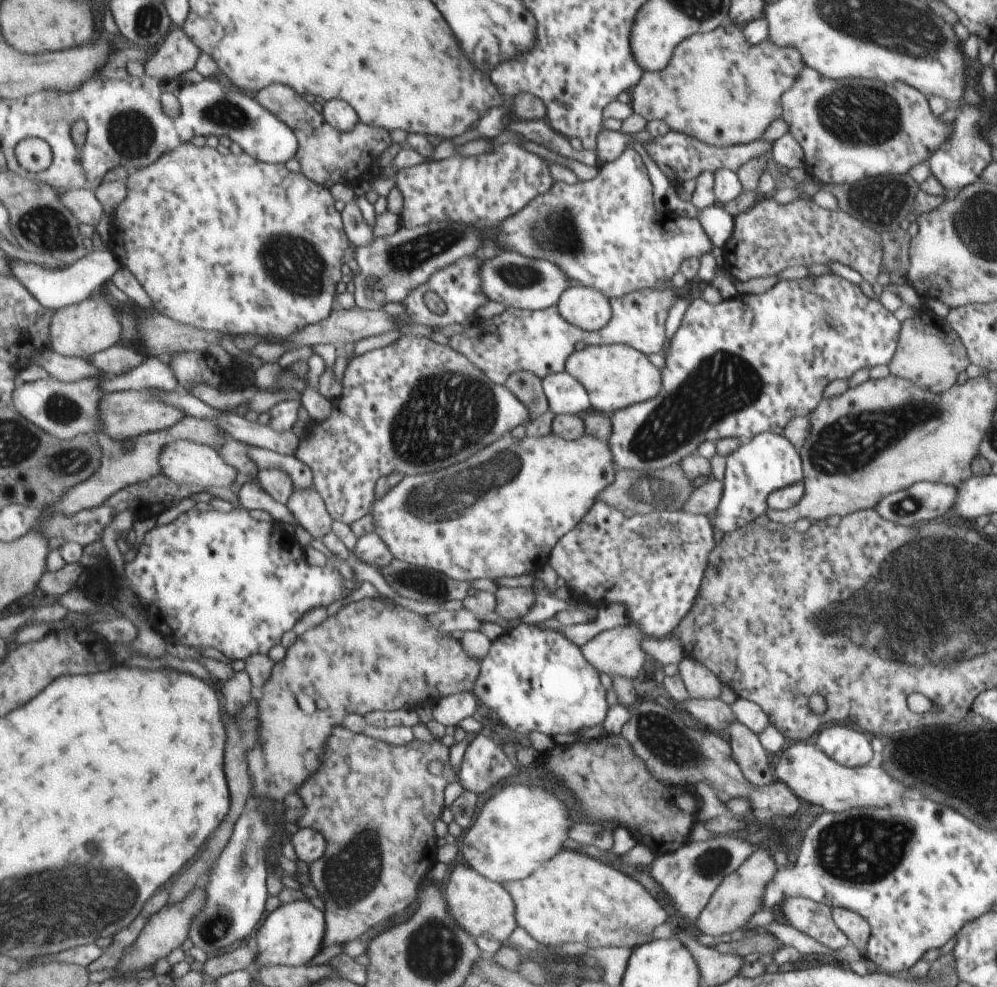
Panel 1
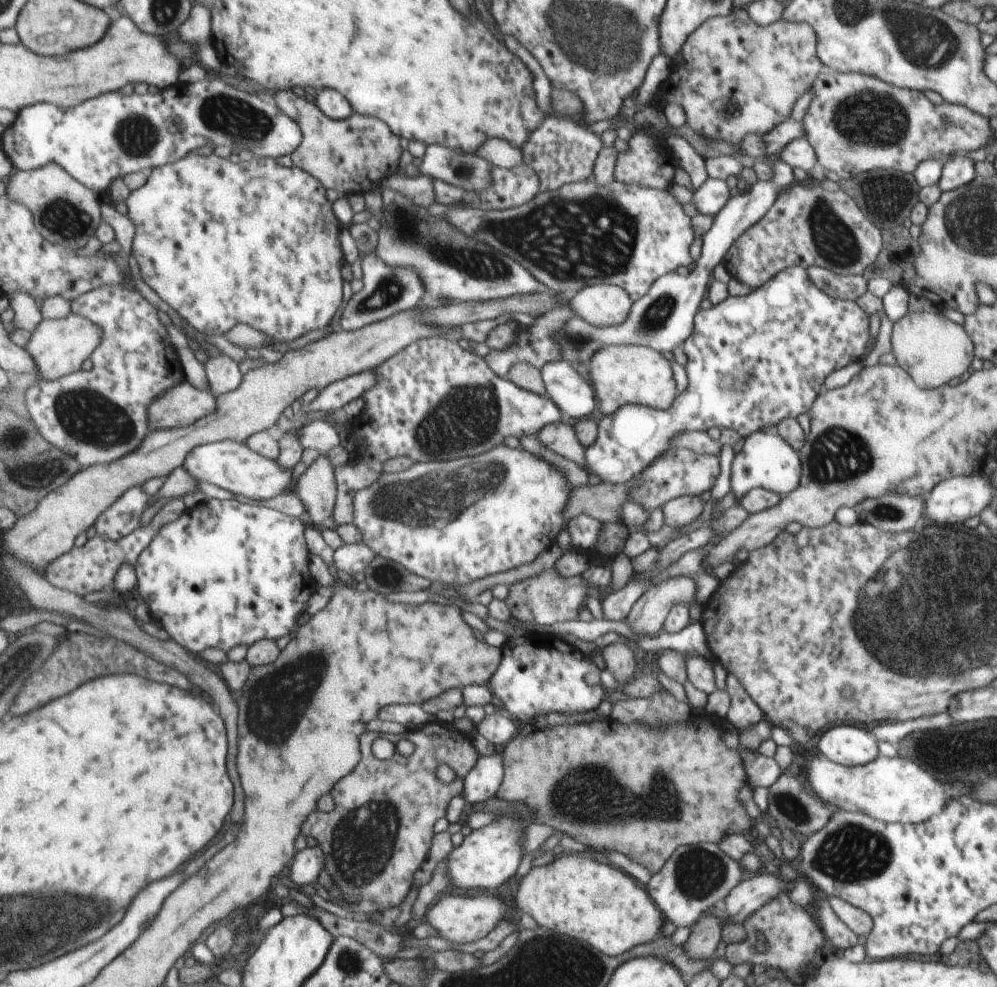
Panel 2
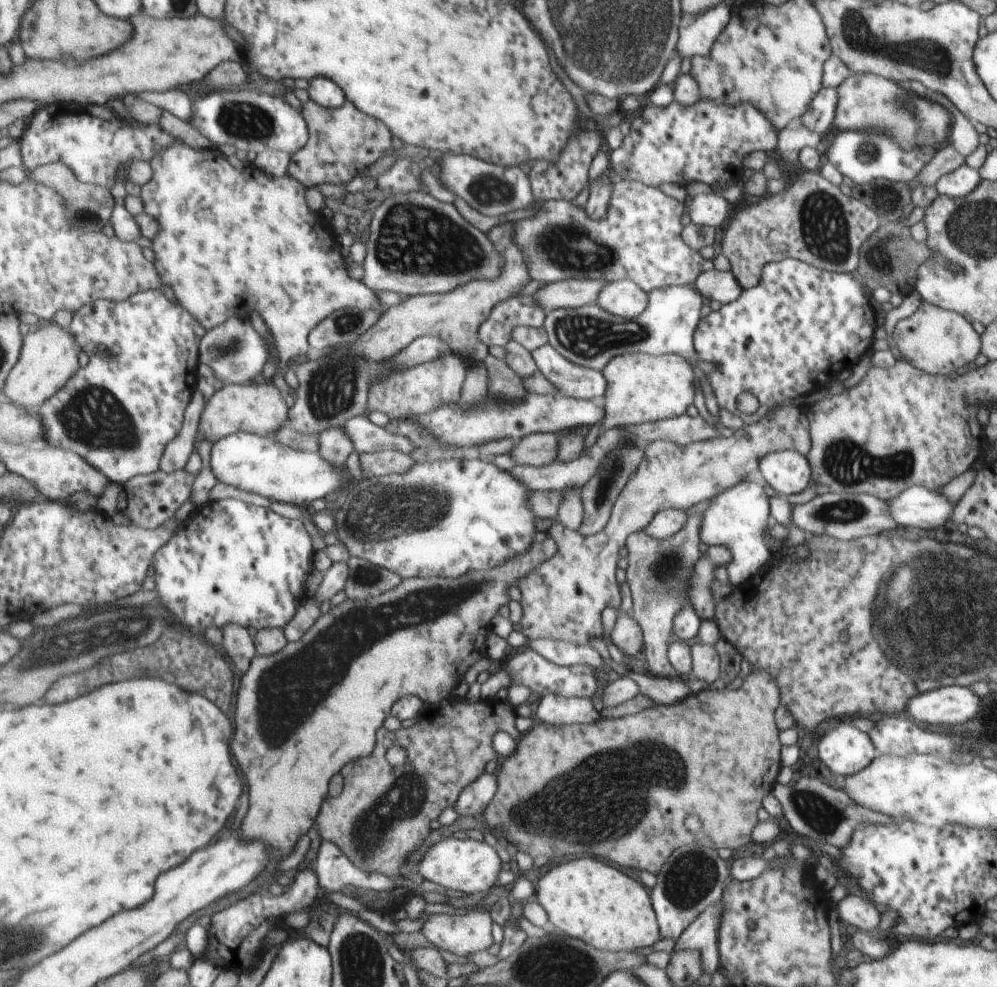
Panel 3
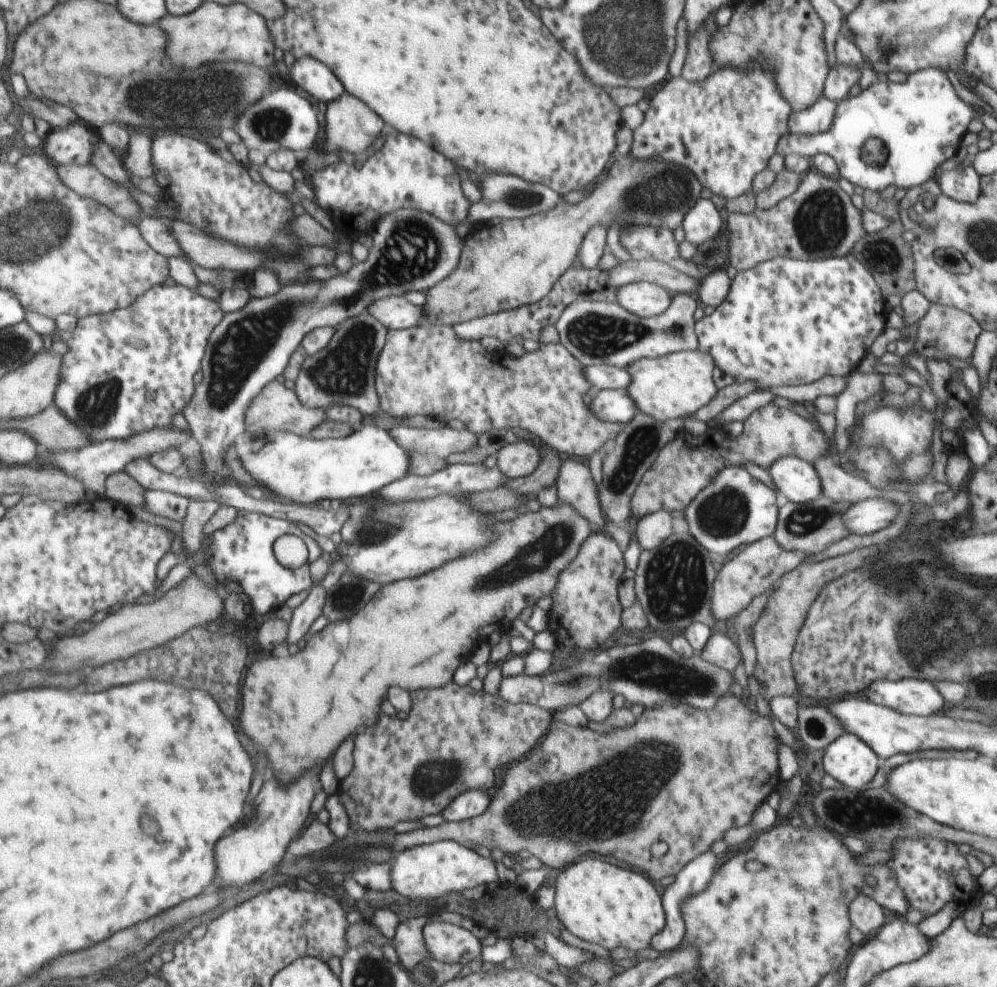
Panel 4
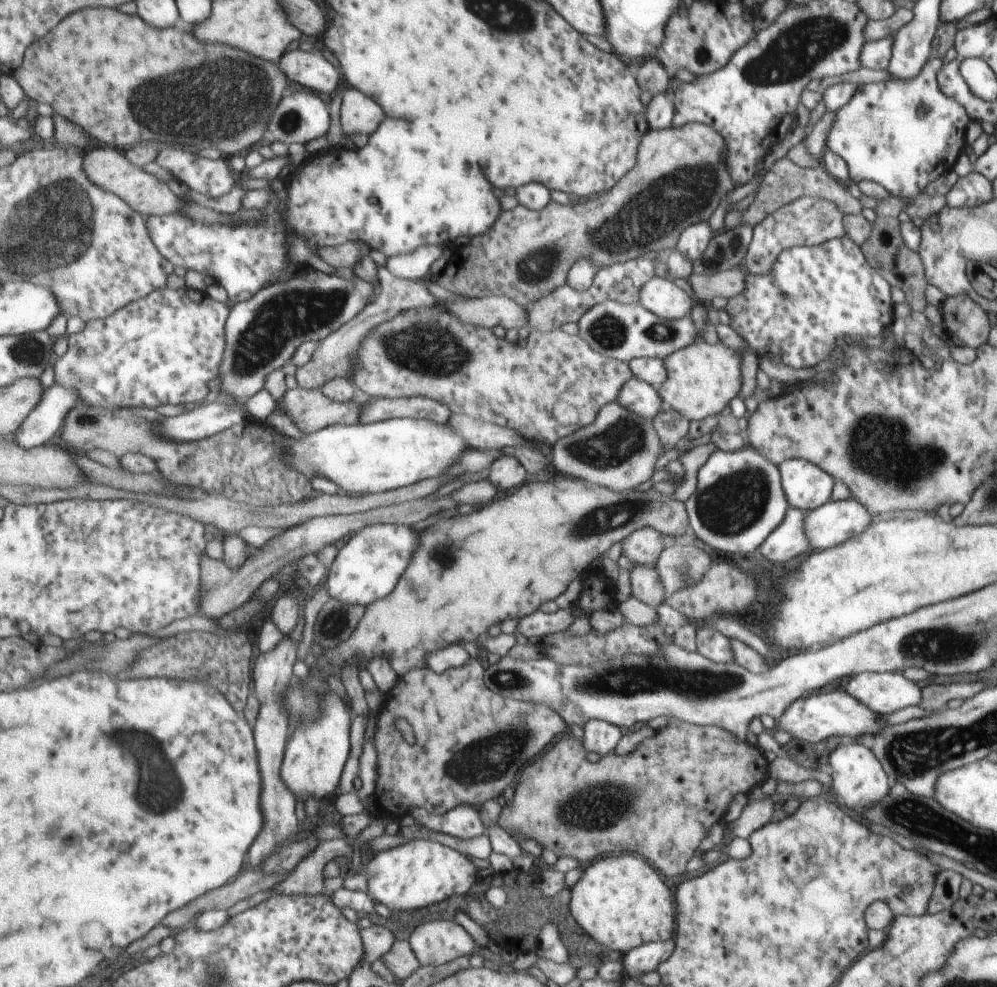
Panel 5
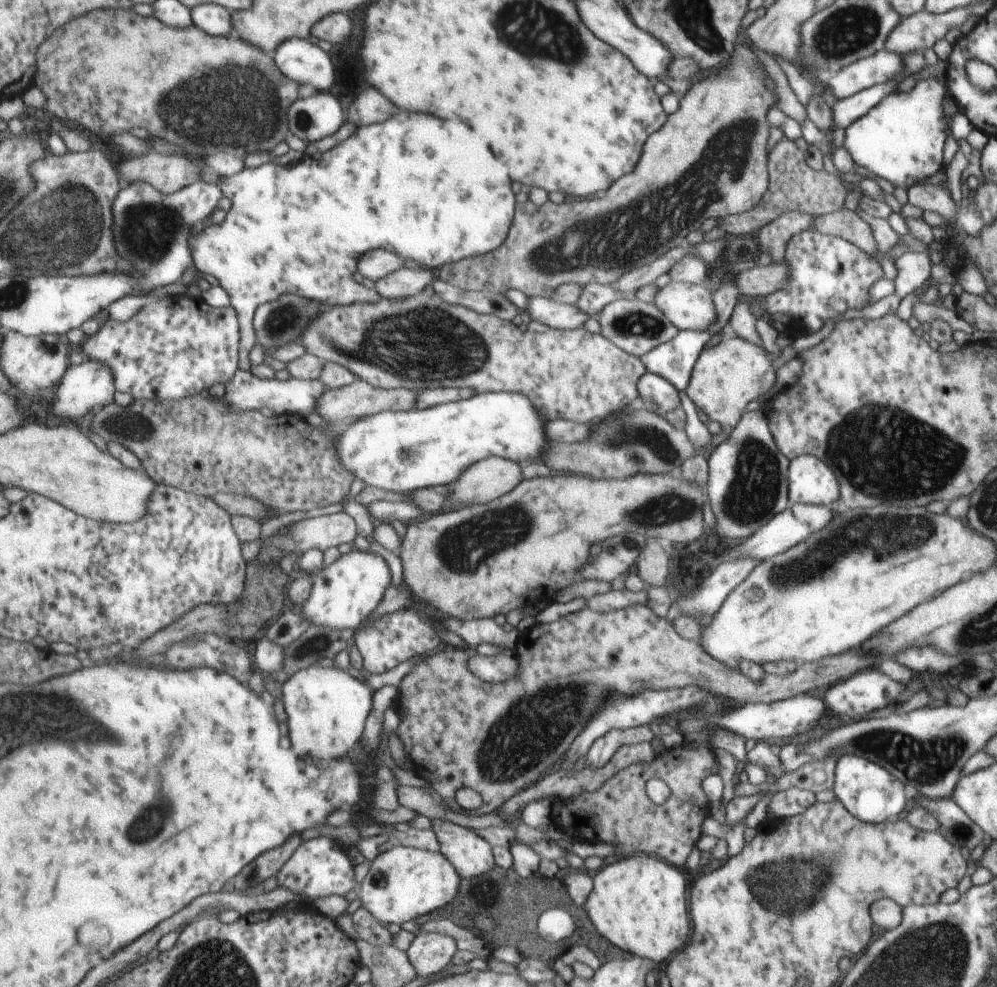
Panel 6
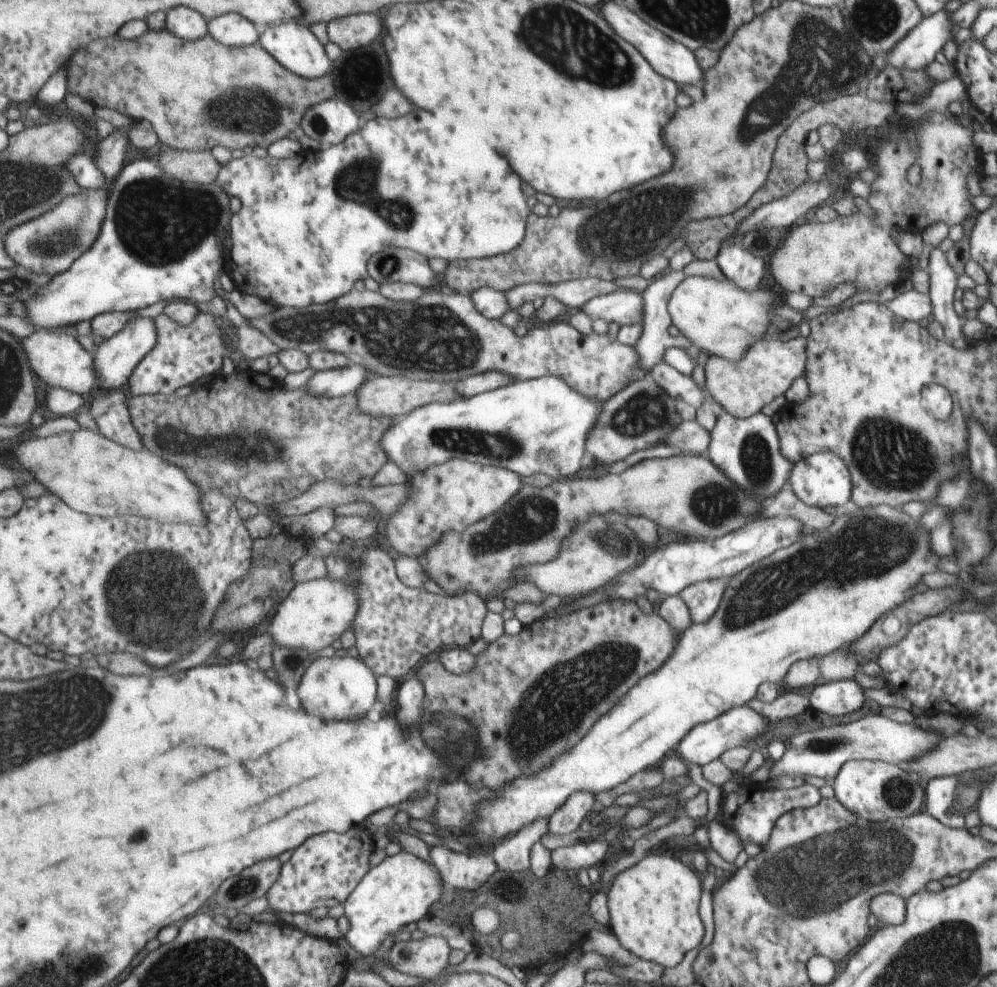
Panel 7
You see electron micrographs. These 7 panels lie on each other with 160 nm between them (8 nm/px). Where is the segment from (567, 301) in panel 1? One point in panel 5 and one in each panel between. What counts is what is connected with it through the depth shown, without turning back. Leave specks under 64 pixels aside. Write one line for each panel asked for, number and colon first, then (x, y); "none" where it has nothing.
2: (601, 305)
3: (624, 298)
4: (643, 299)
5: (662, 298)

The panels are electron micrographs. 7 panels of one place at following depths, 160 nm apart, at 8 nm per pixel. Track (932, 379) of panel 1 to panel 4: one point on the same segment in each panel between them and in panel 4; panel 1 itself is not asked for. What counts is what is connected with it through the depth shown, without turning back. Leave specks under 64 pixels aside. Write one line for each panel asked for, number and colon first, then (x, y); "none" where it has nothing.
2: (933, 349)
3: (936, 341)
4: (943, 332)

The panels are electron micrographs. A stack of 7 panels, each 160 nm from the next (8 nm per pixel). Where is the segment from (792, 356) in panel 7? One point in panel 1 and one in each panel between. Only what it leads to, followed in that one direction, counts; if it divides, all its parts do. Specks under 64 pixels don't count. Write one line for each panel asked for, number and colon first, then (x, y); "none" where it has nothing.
1: (614, 376)
2: (633, 374)
3: (641, 388)
4: (669, 387)
5: (700, 378)
6: (724, 376)

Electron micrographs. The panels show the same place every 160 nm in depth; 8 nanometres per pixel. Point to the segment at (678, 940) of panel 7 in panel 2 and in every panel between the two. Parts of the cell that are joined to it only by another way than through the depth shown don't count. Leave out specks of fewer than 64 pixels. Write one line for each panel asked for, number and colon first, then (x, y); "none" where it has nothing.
2: (591, 902)
3: (588, 900)
4: (598, 902)
5: (621, 902)
6: (637, 904)

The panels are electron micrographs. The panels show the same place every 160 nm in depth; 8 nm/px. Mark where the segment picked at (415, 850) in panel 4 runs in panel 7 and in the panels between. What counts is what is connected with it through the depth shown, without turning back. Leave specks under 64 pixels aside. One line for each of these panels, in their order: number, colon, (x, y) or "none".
5: (422, 872)
6: (404, 883)
7: (400, 890)

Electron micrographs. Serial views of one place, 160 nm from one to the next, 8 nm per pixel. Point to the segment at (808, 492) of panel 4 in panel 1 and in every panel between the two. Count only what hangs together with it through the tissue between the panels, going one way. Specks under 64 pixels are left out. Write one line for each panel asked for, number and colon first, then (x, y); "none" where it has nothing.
1: (767, 462)
2: (765, 461)
3: (787, 473)

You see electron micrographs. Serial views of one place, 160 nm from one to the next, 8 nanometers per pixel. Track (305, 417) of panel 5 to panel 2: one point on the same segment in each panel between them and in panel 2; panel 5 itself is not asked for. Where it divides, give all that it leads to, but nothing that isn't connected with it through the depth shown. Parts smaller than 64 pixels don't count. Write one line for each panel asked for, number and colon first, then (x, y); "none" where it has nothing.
2: (184, 405)
3: (261, 408)
4: (277, 408)

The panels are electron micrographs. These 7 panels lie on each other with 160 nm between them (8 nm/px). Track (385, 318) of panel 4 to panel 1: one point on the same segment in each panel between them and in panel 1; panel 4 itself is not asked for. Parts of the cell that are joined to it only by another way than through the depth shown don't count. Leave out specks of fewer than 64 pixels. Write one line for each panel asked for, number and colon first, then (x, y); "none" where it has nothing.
1: (222, 209)
2: (223, 243)
3: (233, 243)

